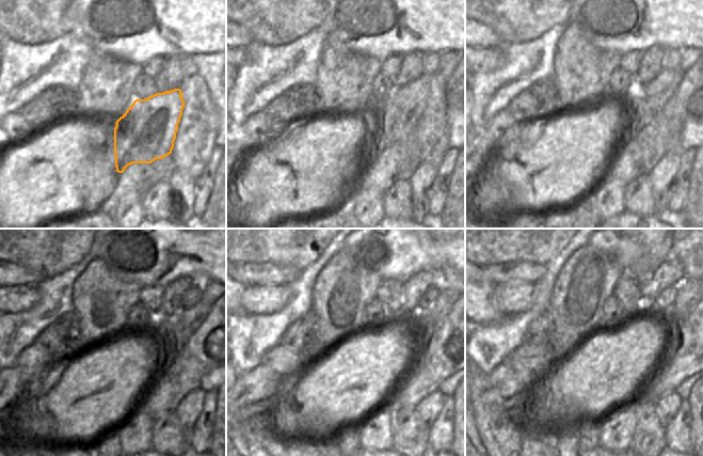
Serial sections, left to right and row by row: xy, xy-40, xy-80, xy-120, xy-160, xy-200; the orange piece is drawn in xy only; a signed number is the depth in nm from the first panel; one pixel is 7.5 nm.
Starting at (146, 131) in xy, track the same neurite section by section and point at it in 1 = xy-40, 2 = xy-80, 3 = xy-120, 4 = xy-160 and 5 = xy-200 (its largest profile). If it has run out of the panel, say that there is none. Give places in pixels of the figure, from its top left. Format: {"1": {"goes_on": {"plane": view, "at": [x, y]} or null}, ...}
{"1": {"goes_on": {"plane": "xy-40", "at": [394, 119]}}, "2": {"goes_on": {"plane": "xy-80", "at": [643, 104]}}, "3": {"goes_on": {"plane": "xy-120", "at": [171, 337]}}, "4": {"goes_on": {"plane": "xy-160", "at": [425, 323]}}, "5": {"goes_on": {"plane": "xy-200", "at": [682, 308]}}}

